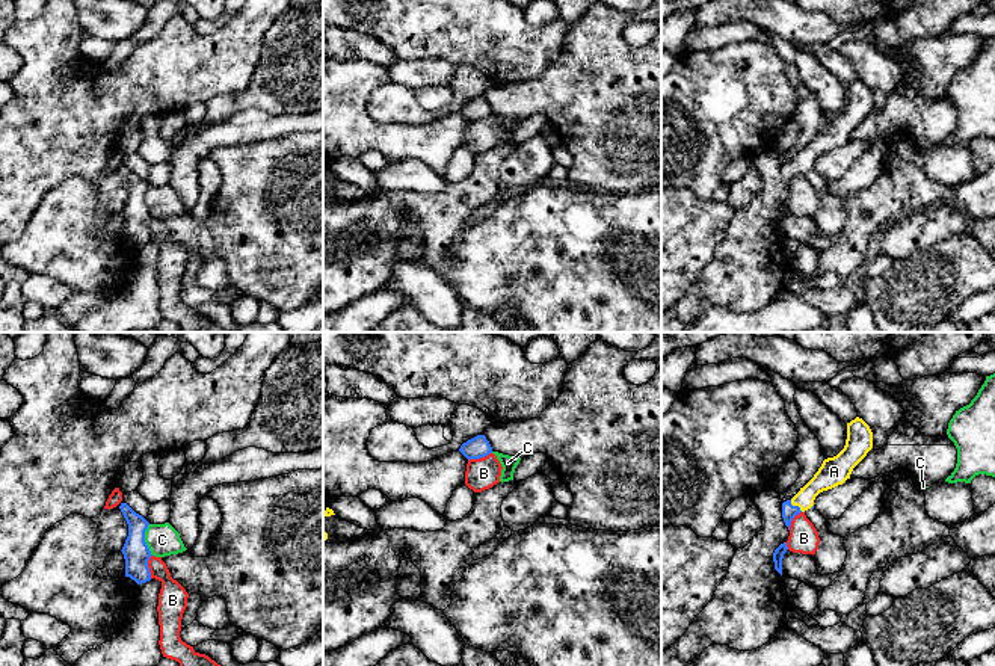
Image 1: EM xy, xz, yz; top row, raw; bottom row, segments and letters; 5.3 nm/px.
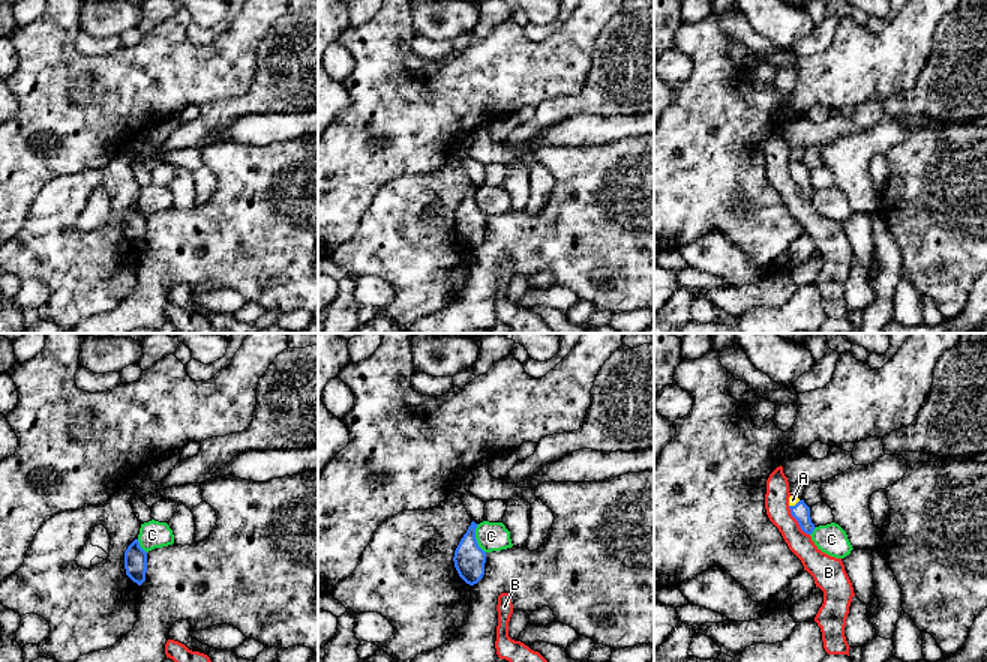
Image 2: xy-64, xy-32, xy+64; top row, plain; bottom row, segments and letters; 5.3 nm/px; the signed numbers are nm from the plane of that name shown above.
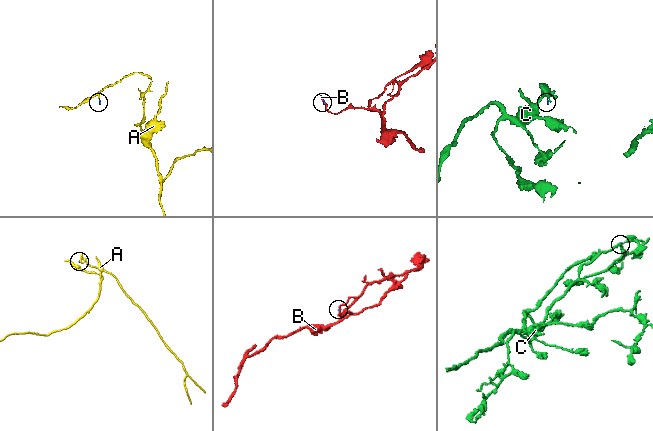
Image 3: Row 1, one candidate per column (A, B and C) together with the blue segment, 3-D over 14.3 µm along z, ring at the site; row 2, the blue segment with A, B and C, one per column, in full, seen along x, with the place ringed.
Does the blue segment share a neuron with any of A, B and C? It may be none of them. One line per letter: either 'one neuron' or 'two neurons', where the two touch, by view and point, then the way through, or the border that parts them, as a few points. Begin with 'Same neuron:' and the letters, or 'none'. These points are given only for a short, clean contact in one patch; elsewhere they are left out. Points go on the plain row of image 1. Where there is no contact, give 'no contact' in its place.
Same neuron: A
A: one neuron | yz (796, 168) | across yz (788, 172), (796, 168), (831, 136)
B: two neurons | xz (479, 120)
C: two neurons | xy (144, 201) | along xy (148, 186), (145, 206), (153, 216)

